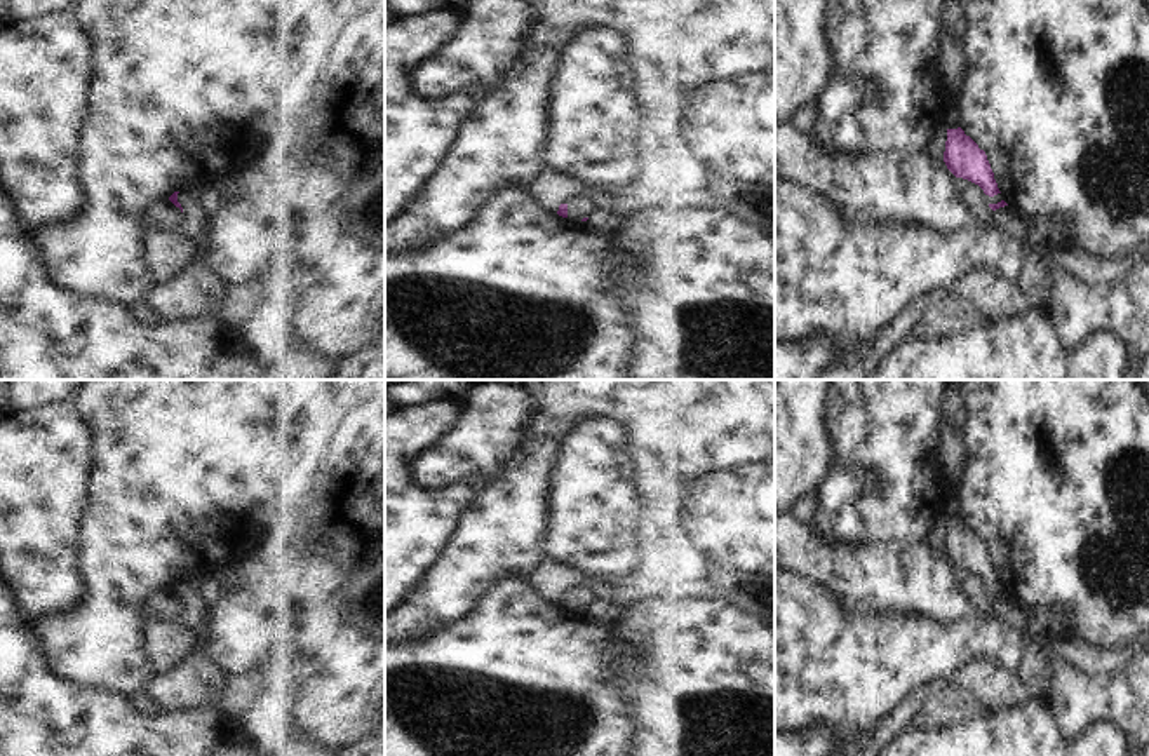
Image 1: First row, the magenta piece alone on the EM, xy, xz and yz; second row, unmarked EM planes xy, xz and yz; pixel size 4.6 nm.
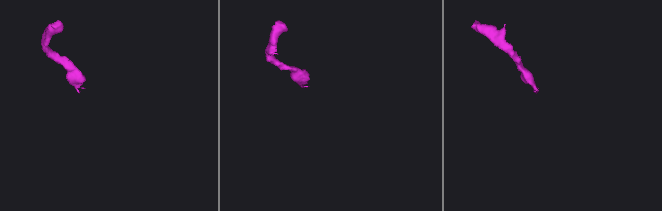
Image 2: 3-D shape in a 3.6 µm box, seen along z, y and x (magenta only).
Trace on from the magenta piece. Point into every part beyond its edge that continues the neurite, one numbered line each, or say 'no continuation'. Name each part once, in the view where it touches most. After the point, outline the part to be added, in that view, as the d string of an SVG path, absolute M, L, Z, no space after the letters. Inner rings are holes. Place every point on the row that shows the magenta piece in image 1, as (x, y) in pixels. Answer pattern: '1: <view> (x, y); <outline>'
1: xy (197, 293); M200 186L181 190L178 202L183 207L179 232L195 240L195 261L176 279L162 286L153 284L138 301L150 305L167 322L207 317L245 324L242 308L205 260L209 228L207 192Z

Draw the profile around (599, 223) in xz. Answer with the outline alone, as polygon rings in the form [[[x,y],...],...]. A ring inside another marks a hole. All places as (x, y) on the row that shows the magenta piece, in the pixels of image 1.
[[[595,216],[592,219],[583,221],[583,225],[588,230],[597,230],[608,235],[613,235],[618,228],[620,228],[620,221],[618,219],[608,219],[604,216]]]

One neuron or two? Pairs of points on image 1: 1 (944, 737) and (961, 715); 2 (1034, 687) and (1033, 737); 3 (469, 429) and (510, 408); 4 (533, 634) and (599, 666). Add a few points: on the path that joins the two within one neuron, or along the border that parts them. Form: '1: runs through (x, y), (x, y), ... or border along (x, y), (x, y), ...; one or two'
1: border along (987, 713), (954, 725), (911, 727); two
2: border along (1031, 695), (1041, 699); two
3: runs through (479, 429), (486, 429), (500, 415); one
4: runs through (549, 650), (564, 666), (584, 666); one

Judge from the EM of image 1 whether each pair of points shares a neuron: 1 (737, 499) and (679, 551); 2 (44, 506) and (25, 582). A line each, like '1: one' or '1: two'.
1: one
2: one

